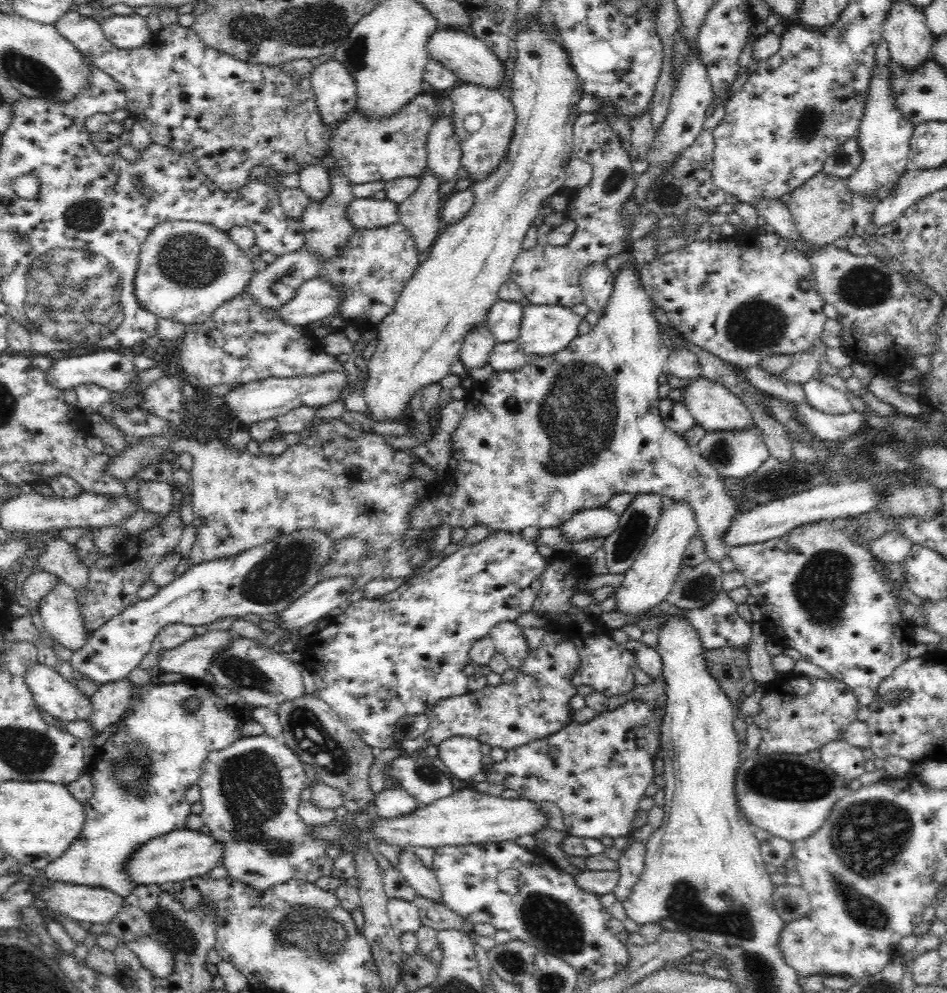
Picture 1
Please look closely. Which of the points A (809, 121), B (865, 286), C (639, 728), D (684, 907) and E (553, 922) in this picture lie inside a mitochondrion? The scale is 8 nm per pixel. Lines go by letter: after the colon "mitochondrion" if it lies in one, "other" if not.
A: mitochondrion
B: mitochondrion
C: mitochondrion
D: mitochondrion
E: mitochondrion

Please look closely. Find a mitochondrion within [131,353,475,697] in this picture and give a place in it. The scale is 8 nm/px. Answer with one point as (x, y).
(279, 575)

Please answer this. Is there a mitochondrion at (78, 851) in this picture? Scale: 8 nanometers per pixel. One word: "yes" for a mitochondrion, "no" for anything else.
no

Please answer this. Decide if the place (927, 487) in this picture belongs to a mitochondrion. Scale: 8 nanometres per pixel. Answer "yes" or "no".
no

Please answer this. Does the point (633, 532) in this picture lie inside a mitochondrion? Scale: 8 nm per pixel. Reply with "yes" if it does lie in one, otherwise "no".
yes

